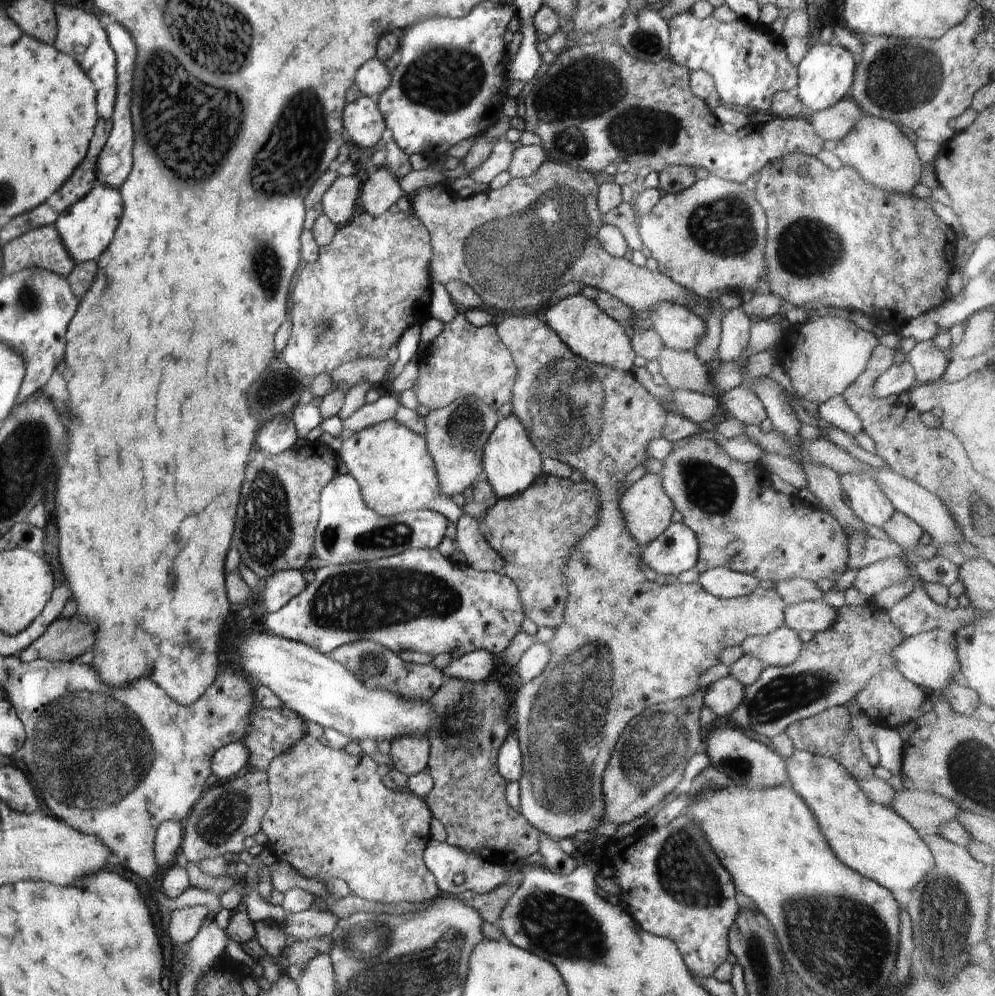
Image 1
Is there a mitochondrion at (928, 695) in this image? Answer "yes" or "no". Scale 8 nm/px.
no

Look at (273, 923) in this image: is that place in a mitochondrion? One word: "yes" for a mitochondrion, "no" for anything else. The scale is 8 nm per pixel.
no

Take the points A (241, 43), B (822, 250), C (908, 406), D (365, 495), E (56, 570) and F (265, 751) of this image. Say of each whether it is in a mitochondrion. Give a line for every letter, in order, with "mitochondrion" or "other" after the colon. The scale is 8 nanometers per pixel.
A: mitochondrion
B: mitochondrion
C: other
D: other
E: other
F: other

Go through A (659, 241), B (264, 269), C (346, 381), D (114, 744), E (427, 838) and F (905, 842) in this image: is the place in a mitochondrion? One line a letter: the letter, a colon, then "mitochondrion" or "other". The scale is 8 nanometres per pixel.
A: other
B: mitochondrion
C: other
D: mitochondrion
E: other
F: other

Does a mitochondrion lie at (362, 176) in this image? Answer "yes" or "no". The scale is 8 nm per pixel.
no

